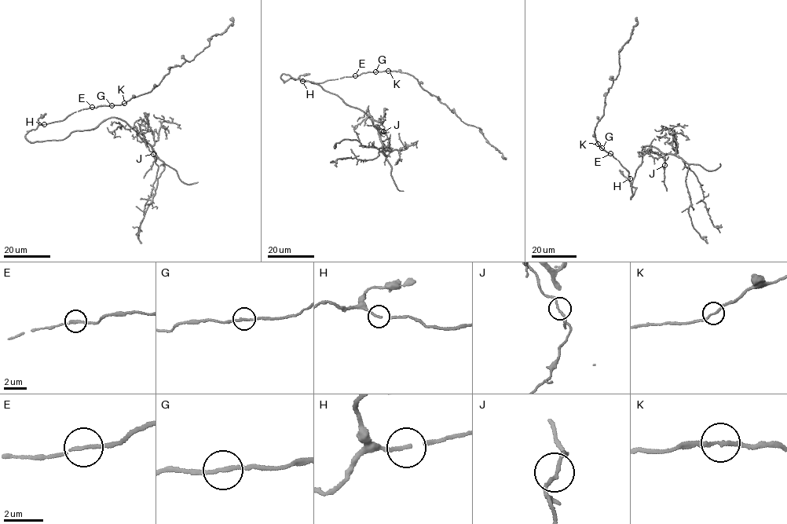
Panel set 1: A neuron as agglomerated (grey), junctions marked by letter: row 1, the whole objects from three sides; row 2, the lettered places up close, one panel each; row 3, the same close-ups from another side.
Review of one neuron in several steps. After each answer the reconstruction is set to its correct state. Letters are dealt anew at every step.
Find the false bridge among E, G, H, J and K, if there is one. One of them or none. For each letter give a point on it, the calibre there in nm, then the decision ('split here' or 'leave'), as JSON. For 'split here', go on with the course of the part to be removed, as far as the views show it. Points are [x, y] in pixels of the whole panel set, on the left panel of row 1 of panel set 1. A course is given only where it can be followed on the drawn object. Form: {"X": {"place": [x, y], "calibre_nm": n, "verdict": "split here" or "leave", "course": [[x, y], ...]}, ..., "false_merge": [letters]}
{"E": {"place": [92, 107], "calibre_nm": 170, "verdict": "leave"}, "G": {"place": [111, 105], "calibre_nm": 180, "verdict": "leave"}, "H": {"place": [44, 124], "calibre_nm": 140, "verdict": "leave"}, "J": {"place": [153, 154], "calibre_nm": 160, "verdict": "leave"}, "K": {"place": [124, 103], "calibre_nm": 170, "verdict": "leave"}, "false_merge": []}

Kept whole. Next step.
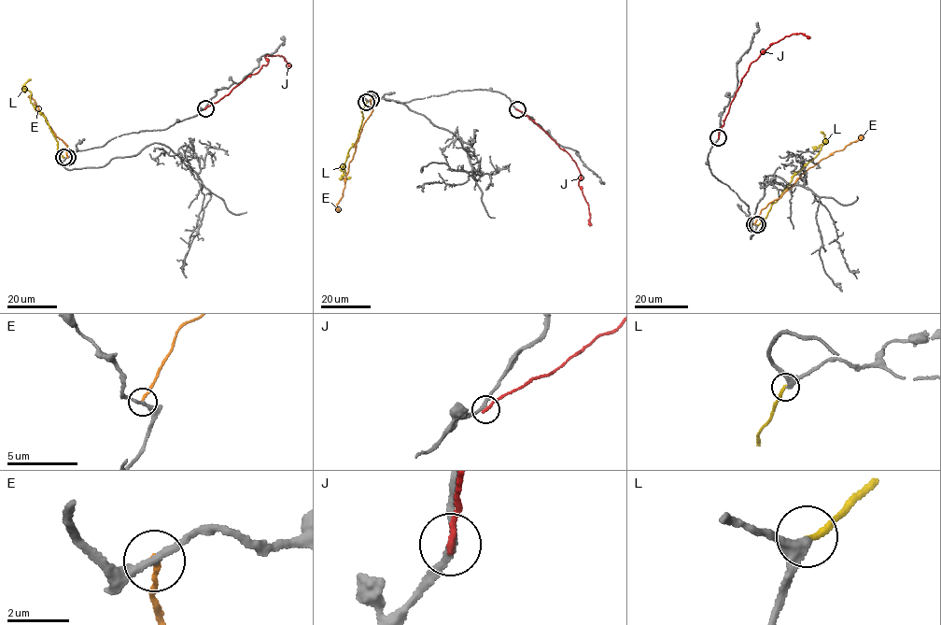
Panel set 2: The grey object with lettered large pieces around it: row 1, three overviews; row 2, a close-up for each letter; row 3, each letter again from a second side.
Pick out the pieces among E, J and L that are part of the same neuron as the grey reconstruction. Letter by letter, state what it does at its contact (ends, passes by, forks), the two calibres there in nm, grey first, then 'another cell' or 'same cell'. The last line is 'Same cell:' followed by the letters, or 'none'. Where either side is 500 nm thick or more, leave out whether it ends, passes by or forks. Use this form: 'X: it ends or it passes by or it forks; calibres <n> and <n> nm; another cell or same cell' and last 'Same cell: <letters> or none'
E: it ends; calibres 240 and 170 nm; another cell
J: it ends; calibres 220 and 190 nm; another cell
L: it ends; calibres 240 and 220 nm; same cell
Same cell: L

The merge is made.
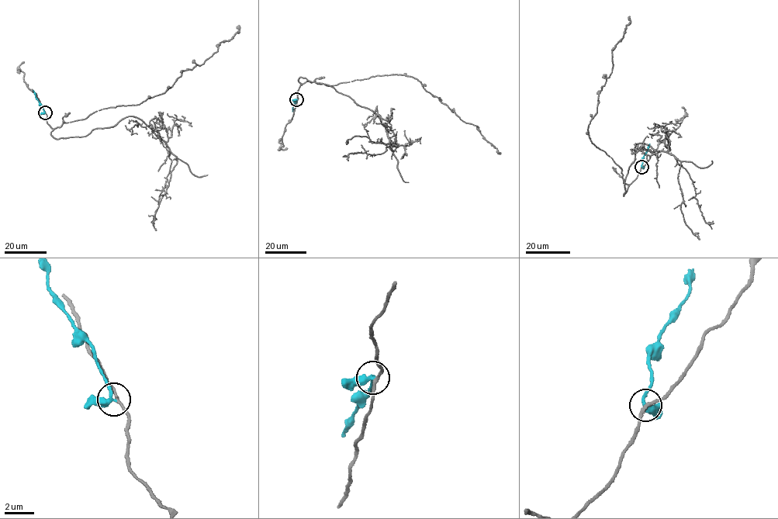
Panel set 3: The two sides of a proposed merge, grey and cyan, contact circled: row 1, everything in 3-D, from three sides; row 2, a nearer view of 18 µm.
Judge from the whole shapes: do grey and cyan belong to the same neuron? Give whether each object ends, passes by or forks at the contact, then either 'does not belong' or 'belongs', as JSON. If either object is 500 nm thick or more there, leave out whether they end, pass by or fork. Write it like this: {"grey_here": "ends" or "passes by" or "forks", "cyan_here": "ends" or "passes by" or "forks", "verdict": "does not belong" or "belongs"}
{"grey_here": "passes by", "cyan_here": "passes by", "verdict": "belongs"}

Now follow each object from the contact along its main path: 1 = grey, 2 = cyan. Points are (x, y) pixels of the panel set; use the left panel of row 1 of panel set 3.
1: (45, 112), (53, 138), (84, 136), (129, 115), (141, 119), (165, 143), (177, 164), (154, 216), (155, 230)
2: (45, 112), (33, 90)

